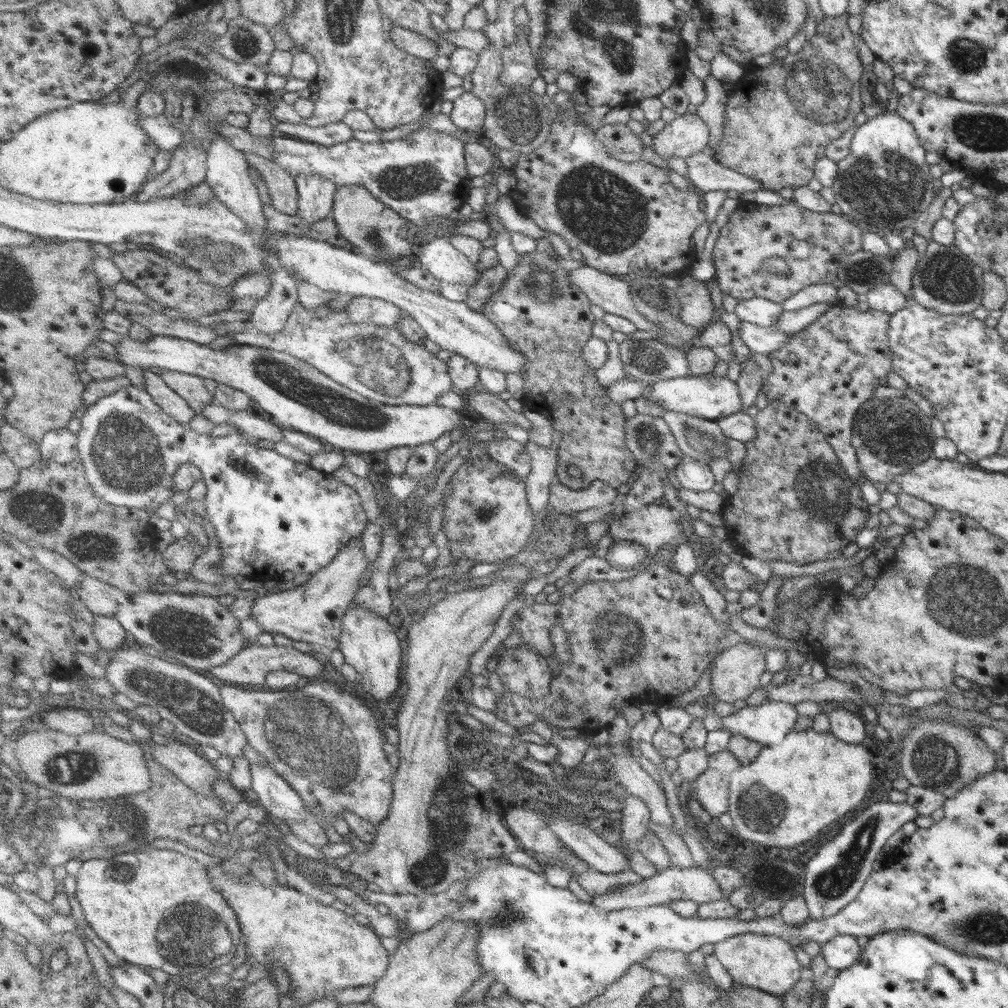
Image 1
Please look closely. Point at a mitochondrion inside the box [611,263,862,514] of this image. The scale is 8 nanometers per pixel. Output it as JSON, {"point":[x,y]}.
{"point":[658,444]}

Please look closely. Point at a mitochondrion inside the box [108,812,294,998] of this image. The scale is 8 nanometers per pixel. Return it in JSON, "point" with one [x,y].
{"point":[186,932]}

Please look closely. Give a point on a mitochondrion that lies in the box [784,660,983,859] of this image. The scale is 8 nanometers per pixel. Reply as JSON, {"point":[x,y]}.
{"point":[933,758]}

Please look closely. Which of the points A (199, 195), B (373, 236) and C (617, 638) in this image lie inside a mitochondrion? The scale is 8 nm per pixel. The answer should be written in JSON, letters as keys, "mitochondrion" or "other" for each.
{"A":"mitochondrion","B":"mitochondrion","C":"mitochondrion"}

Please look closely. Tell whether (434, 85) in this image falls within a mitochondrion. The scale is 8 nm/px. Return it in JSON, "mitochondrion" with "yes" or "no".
{"mitochondrion":"no"}

